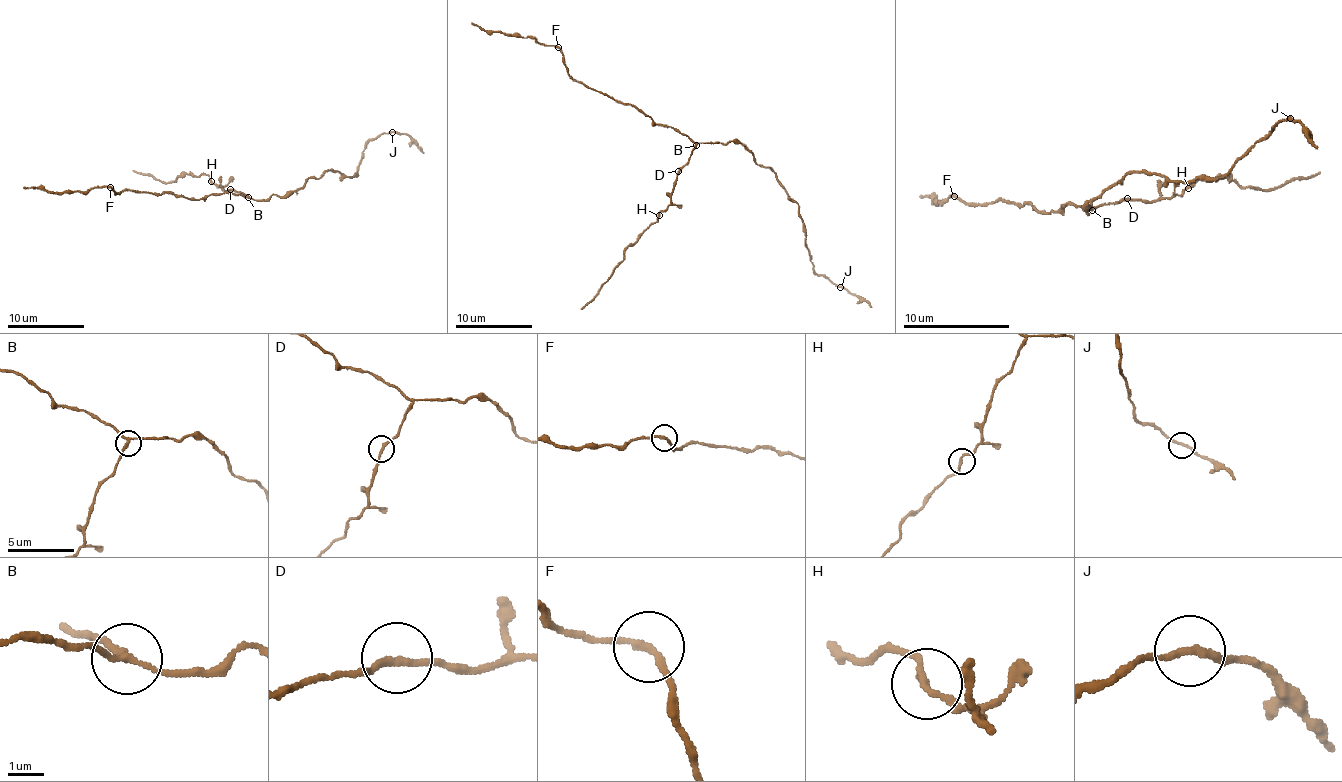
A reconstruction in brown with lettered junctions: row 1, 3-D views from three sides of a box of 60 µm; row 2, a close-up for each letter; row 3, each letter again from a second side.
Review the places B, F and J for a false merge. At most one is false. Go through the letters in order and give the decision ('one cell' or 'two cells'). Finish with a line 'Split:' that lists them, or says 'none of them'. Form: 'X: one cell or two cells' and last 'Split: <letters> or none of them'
B: two cells
F: one cell
J: one cell
Split: B

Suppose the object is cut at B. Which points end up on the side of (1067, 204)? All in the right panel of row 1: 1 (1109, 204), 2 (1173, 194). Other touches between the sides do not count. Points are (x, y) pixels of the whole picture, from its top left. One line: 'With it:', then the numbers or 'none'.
With it: none

